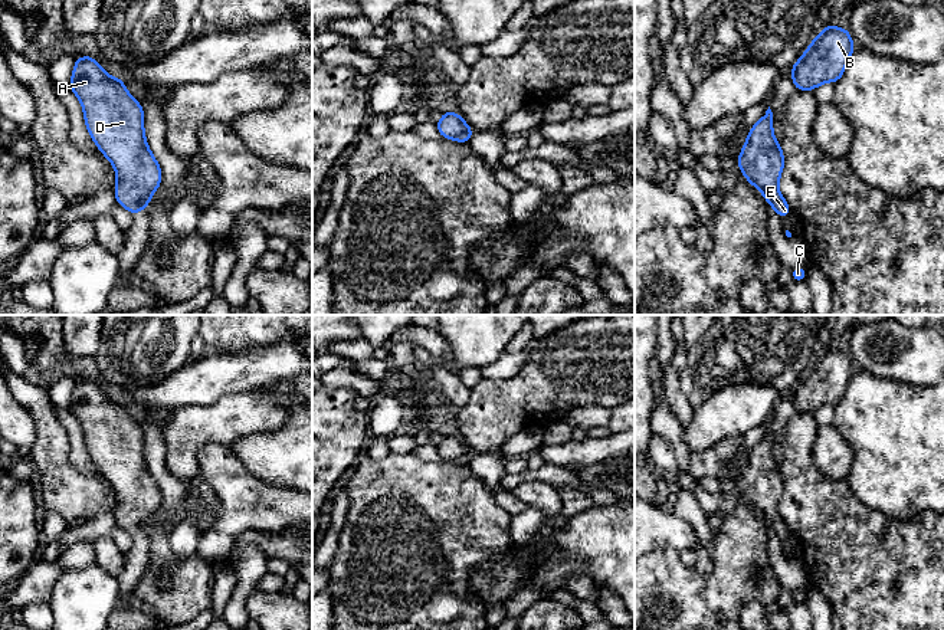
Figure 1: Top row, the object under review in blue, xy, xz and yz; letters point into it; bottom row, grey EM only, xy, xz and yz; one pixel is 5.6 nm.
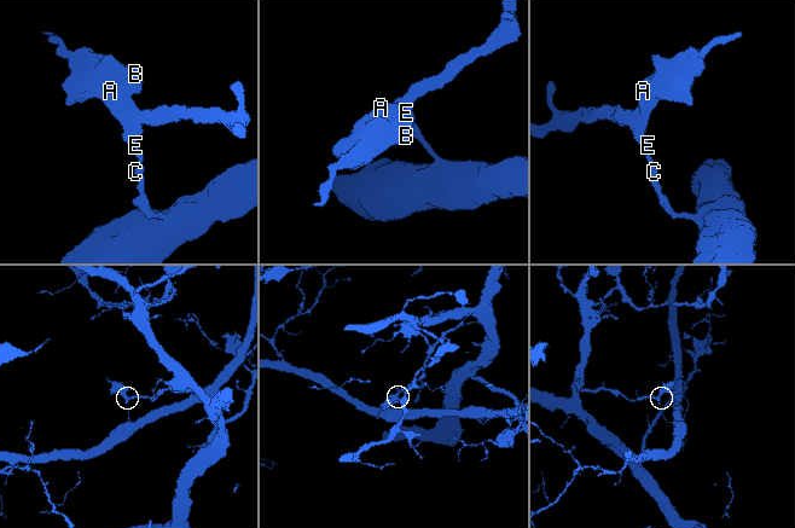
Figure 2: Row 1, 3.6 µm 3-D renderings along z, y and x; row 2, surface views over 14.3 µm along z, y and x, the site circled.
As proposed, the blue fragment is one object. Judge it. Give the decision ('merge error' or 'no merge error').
merge error

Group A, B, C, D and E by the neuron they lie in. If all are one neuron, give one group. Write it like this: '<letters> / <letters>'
A B D / C E

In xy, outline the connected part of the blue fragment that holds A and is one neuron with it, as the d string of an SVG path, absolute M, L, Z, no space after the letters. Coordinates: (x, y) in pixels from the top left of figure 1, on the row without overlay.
M92 378L76 380L71 413L79 420L89 457L112 485L117 496L114 512L119 528L131 537L141 534L141 524L151 521L161 506L161 490L147 467L144 432L127 413L122 401L109 398Z

